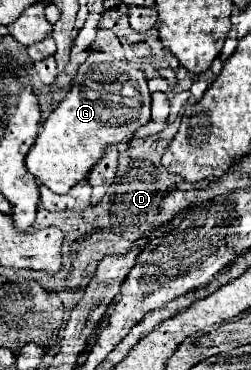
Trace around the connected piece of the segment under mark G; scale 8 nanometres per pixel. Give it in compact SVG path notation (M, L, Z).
M103 51L99 53L99 63L85 61L81 65L65 99L41 123L41 131L25 157L25 167L39 183L63 195L87 177L107 145L131 141L133 133L149 121L149 107L151 93L143 71Z

